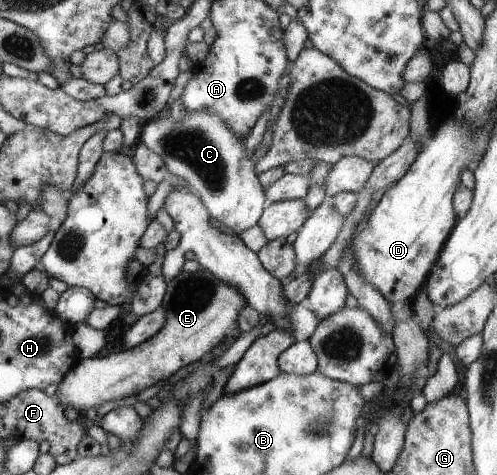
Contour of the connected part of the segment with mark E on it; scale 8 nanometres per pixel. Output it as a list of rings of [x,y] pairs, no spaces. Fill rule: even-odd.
[[[197,269],[194,273],[180,271],[170,281],[166,281],[166,287],[161,298],[160,308],[163,309],[165,318],[163,326],[146,341],[140,342],[128,349],[117,350],[107,356],[80,356],[76,363],[71,366],[57,383],[57,390],[54,395],[58,398],[59,404],[65,408],[71,405],[80,415],[89,410],[97,409],[100,404],[107,400],[121,399],[125,396],[137,395],[148,386],[161,384],[179,368],[192,363],[216,346],[229,332],[230,326],[236,324],[238,312],[247,305],[243,295],[230,284],[221,282],[214,274],[205,269]]]

